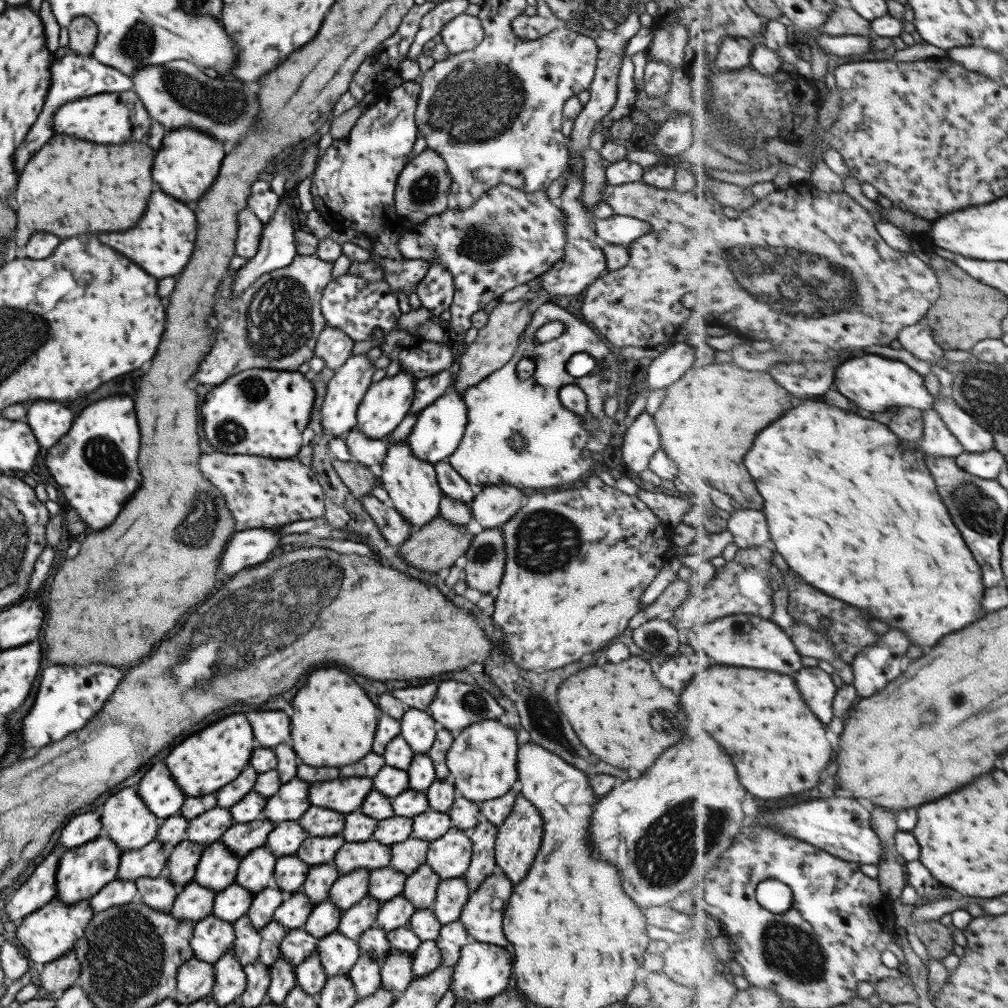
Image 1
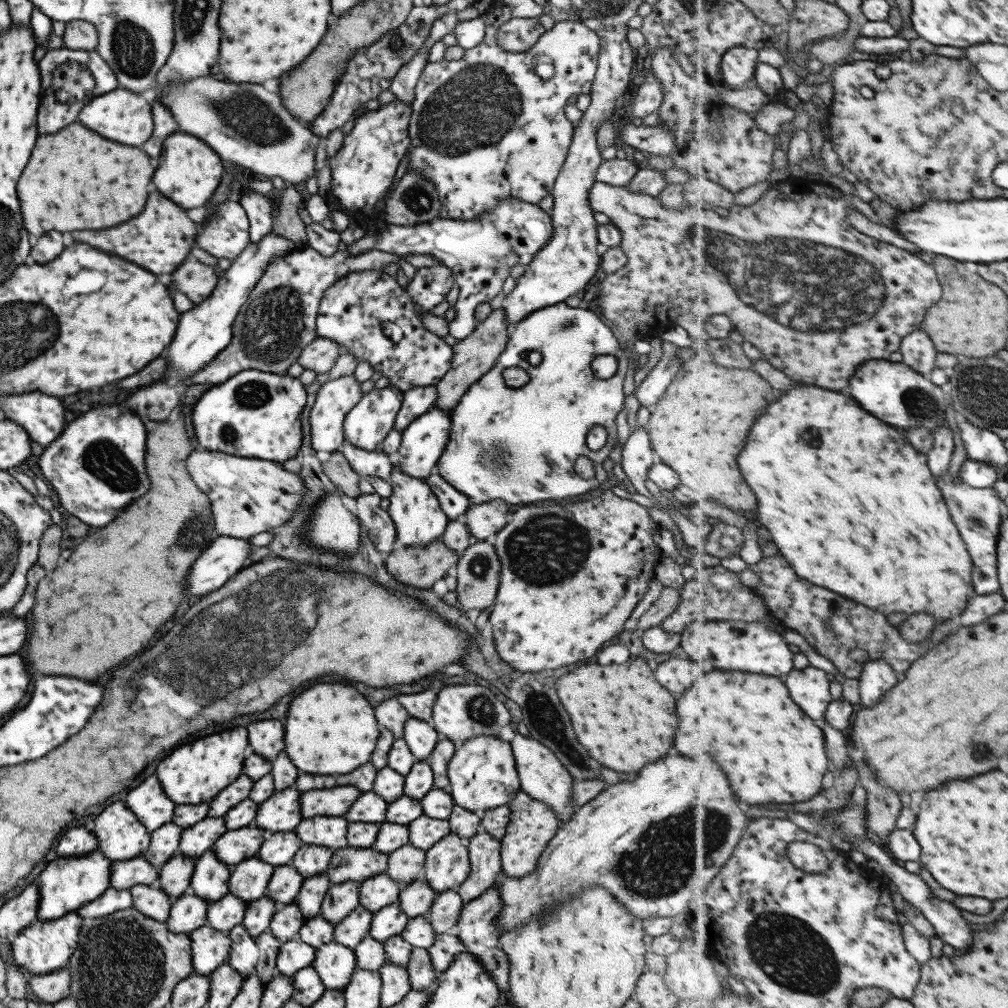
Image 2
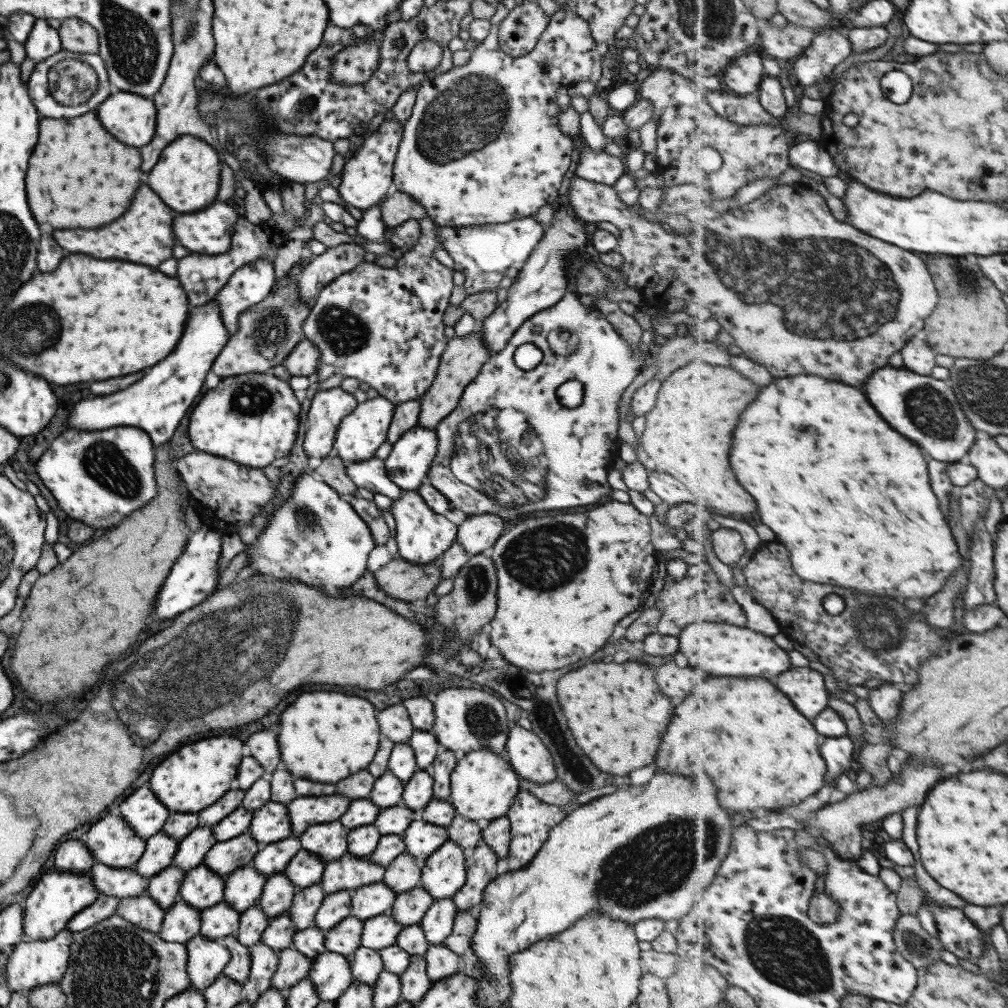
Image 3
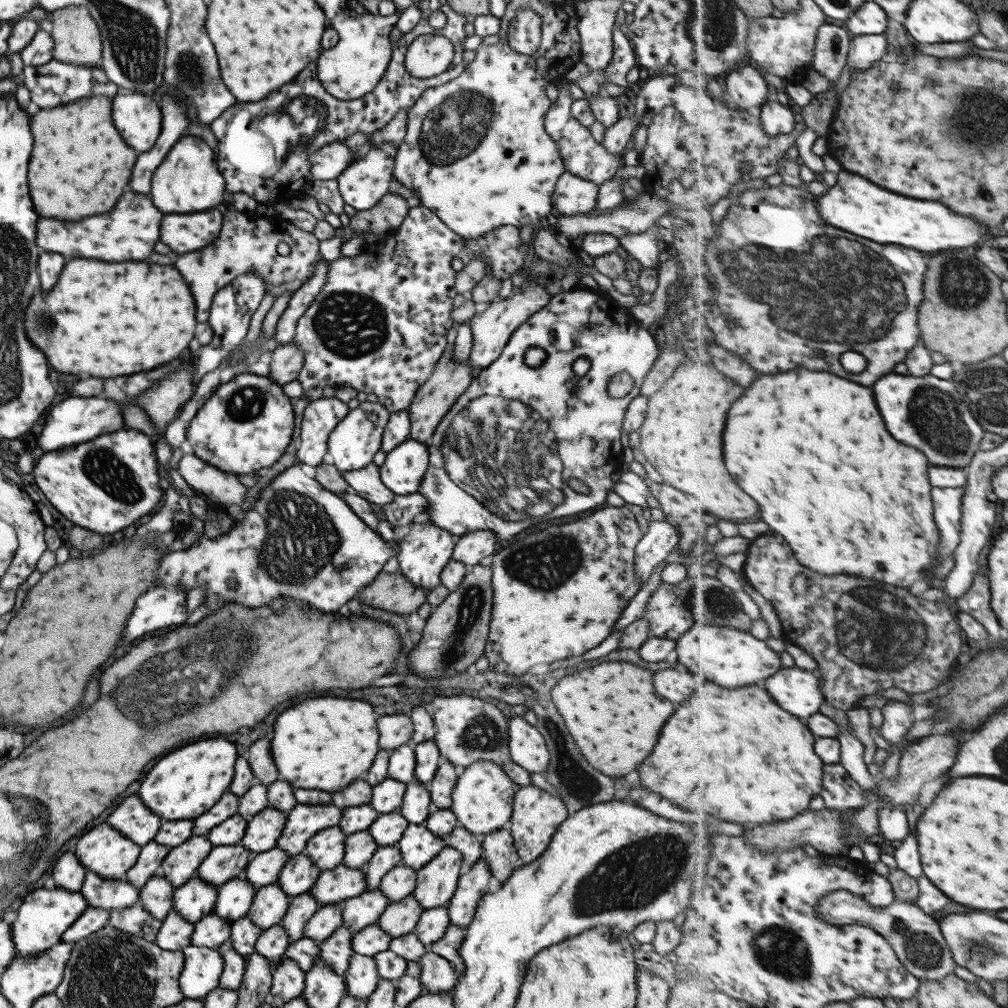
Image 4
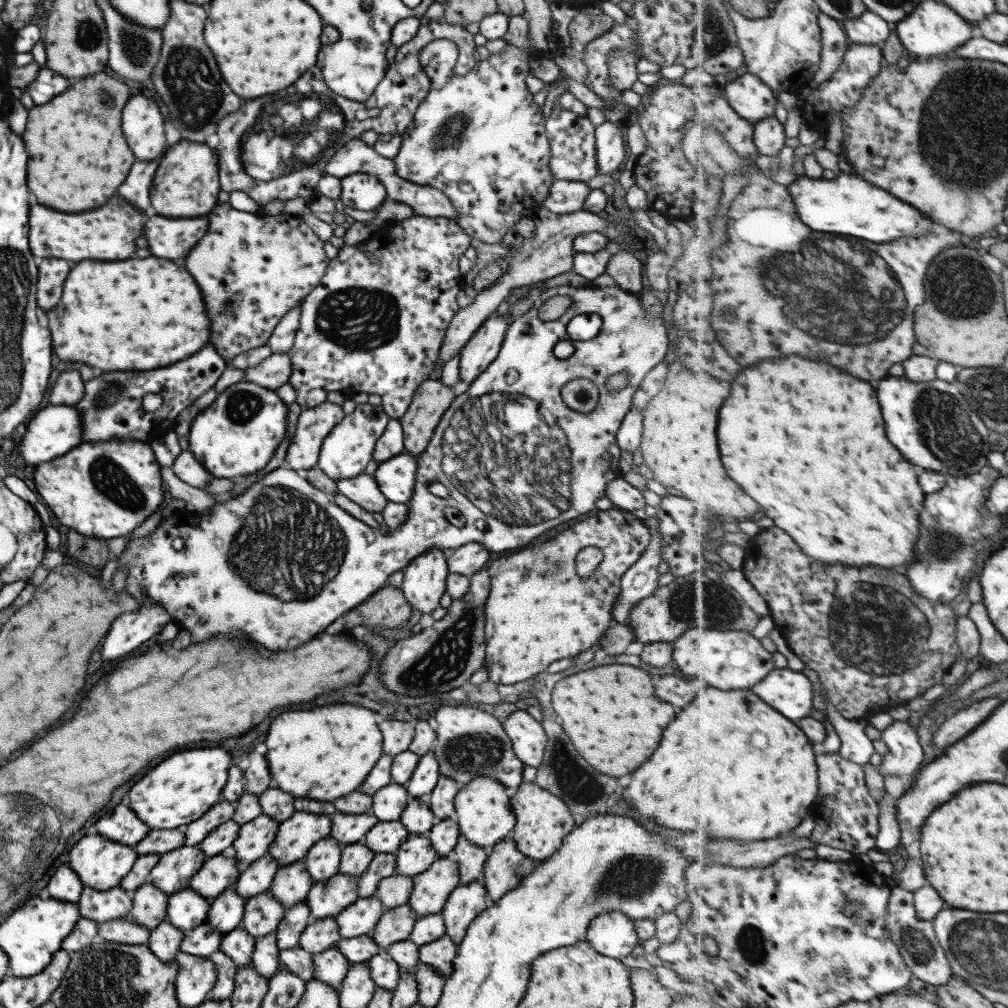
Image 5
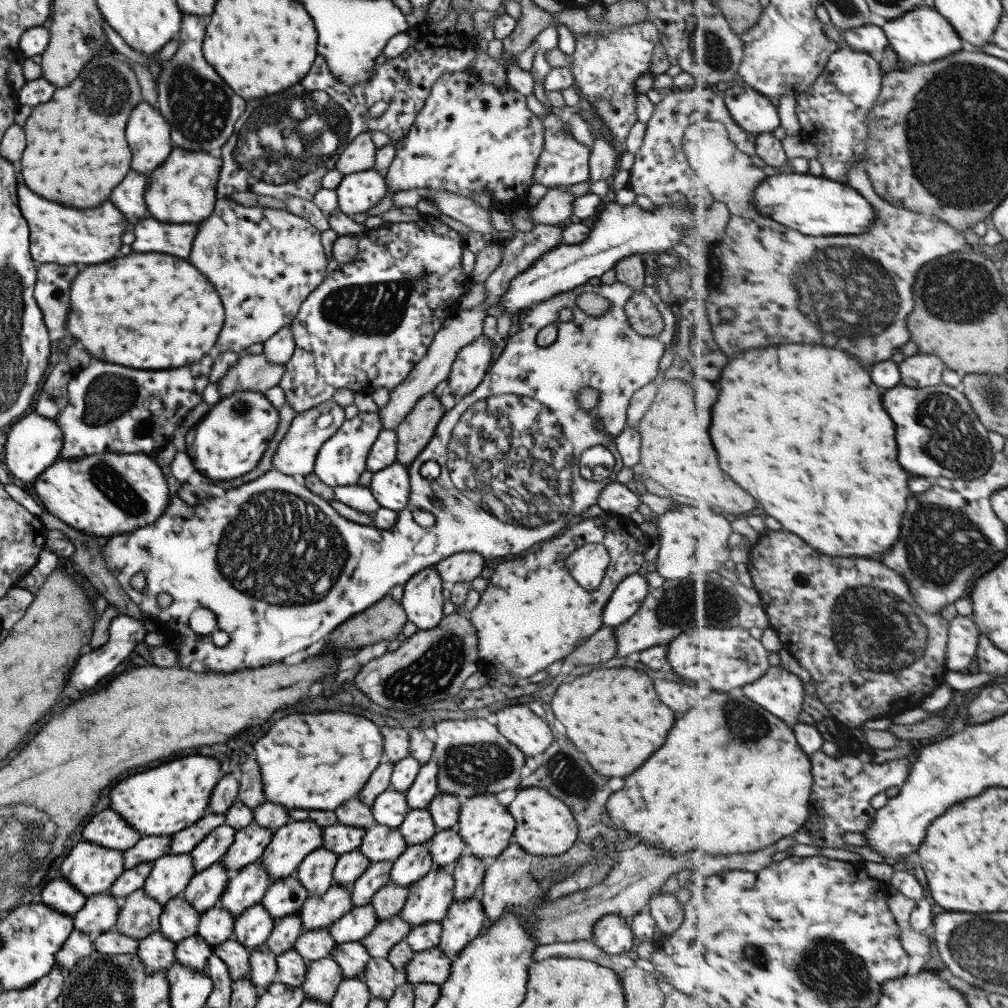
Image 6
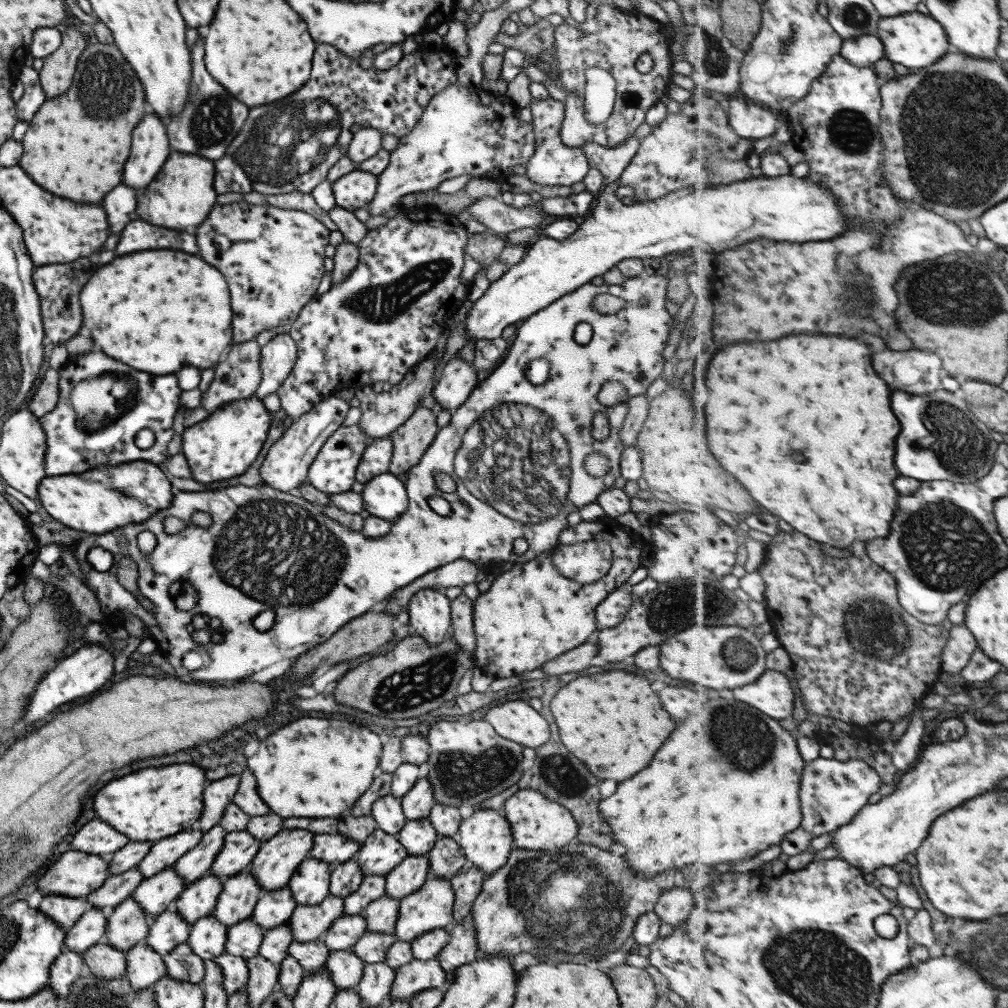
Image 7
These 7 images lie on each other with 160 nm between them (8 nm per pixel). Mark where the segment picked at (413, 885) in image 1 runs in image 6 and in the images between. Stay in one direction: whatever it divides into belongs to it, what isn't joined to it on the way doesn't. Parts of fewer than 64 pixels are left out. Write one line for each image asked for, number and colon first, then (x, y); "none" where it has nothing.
2: (415, 898)
3: (409, 906)
4: (399, 918)
5: (395, 924)
6: (385, 934)

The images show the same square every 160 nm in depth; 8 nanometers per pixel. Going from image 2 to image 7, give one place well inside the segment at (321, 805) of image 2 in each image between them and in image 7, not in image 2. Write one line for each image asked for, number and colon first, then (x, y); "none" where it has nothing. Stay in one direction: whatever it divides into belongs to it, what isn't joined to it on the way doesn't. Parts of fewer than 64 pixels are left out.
3: (303, 812)
4: (303, 821)
5: (294, 837)
6: (287, 847)
7: (276, 859)

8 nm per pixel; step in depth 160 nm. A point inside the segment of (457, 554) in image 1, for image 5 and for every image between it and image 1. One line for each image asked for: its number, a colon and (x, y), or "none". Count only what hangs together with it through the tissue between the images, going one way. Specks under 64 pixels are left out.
2: (420, 567)
3: (405, 581)
4: (389, 591)
5: (387, 608)

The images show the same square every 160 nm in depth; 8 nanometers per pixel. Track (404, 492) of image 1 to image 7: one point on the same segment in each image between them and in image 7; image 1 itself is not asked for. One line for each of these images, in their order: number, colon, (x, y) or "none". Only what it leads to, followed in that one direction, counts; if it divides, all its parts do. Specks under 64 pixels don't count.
2: (413, 508)
3: (421, 536)
4: (422, 553)
5: (424, 577)
6: (422, 601)
7: (428, 609)

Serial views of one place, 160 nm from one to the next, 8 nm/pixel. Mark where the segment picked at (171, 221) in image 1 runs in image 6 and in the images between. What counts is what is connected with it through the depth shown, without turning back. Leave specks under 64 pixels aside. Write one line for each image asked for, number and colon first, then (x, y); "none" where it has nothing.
2: (158, 239)
3: (143, 234)
4: (130, 229)
5: (108, 233)
6: (57, 234)

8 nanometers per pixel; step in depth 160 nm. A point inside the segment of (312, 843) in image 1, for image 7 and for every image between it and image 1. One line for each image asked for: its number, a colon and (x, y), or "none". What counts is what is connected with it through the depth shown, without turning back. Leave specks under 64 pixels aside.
2: (309, 860)
3: (305, 868)
4: (297, 876)
5: (289, 886)
6: (284, 896)
7: (273, 908)

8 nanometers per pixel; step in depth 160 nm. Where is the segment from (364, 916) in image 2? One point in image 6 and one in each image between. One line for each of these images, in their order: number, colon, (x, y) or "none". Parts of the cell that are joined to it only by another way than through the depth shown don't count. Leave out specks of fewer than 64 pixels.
3: (344, 938)
4: (335, 950)
5: (330, 966)
6: (323, 975)

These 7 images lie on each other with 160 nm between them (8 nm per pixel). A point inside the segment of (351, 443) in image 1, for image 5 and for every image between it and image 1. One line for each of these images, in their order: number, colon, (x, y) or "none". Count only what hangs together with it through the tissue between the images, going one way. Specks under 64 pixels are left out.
2: (365, 463)
3: (370, 474)
4: (365, 482)
5: (362, 490)

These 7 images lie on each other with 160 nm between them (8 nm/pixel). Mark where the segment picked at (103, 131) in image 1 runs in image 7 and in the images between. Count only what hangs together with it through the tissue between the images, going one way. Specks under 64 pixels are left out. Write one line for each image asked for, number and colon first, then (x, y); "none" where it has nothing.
2: (121, 115)
3: (130, 117)
4: (137, 117)
5: (142, 120)
6: (147, 133)
7: (149, 144)

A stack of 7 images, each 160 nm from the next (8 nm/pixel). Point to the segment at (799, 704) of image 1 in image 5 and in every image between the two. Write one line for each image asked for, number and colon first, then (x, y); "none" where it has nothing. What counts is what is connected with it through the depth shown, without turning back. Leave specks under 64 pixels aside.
2: (774, 752)
3: (744, 732)
4: (755, 764)
5: (728, 763)

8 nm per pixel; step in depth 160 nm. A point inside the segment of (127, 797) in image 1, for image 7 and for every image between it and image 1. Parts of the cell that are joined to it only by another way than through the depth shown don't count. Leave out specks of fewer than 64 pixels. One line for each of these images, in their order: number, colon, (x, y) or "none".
2: (120, 836)
3: (111, 842)
4: (107, 853)
5: (99, 863)
6: (90, 869)
7: (75, 874)

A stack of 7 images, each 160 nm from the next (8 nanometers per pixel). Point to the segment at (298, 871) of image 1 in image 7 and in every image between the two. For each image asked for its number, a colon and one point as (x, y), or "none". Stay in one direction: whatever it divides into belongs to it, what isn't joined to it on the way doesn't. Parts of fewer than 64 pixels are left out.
2: (284, 884)
3: (277, 892)
4: (269, 903)
5: (262, 913)
6: (251, 928)
7: (243, 939)

